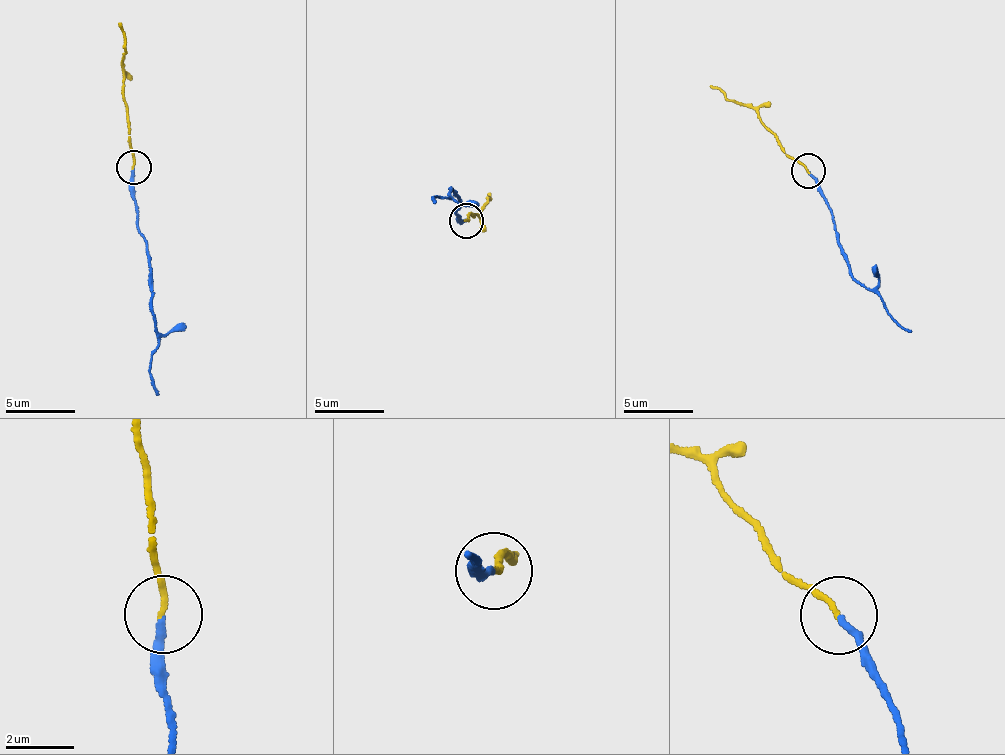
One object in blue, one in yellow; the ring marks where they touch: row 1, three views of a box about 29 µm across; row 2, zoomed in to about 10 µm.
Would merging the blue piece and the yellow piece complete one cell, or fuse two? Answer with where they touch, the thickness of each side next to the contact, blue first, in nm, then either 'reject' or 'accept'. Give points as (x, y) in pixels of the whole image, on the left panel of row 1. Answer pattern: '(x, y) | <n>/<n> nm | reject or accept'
(134, 167) | 200/160 nm | reject

